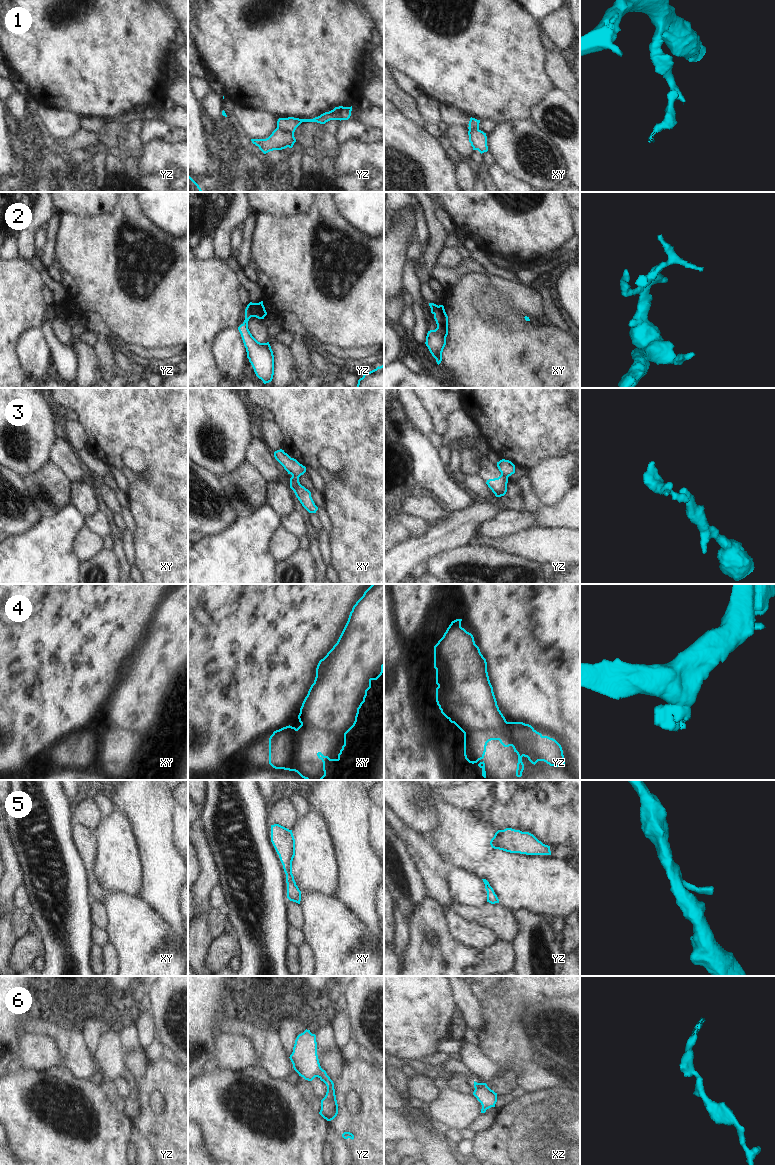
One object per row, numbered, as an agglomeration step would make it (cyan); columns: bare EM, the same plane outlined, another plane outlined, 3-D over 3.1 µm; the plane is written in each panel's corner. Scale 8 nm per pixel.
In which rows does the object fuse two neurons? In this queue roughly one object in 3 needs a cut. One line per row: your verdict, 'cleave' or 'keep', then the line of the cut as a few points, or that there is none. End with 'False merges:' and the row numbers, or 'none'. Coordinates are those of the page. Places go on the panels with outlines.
1: cleave; cut in yz along (277, 127), (293, 133)
2: cleave; cut in yz along (247, 306), (252, 316)
3: cleave; cut in xy along (292, 475), (298, 477)
4: cleave; cut in yz along (507, 722), (504, 728), (474, 729), (464, 734)
5: keep; no cut
6: keep; no cut
False merges: 1, 2, 3, 4

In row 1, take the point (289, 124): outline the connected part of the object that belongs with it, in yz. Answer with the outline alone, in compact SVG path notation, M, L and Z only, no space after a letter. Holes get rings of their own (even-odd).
M339 106L313 119L299 119L294 117L279 118L277 121L277 128L280 130L284 130L286 132L294 133L296 128L302 122L317 122L320 124L325 124L330 120L340 120L340 121L348 120L351 116L351 111L352 111L352 106L351 107Z

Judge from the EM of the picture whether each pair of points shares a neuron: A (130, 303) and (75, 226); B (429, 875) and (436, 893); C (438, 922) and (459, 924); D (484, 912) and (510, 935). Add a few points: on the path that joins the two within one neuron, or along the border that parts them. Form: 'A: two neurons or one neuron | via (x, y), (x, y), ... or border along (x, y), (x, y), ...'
A: one neuron | via (118, 284), (115, 279), (114, 269), (90, 245)
B: one neuron | via (433, 879), (436, 882), (436, 889)
C: two neurons | border along (443, 911), (450, 935), (461, 943)
D: one neuron | via (490, 915), (504, 929)

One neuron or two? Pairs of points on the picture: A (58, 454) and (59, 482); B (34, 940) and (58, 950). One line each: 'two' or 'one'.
A: two
B: two

